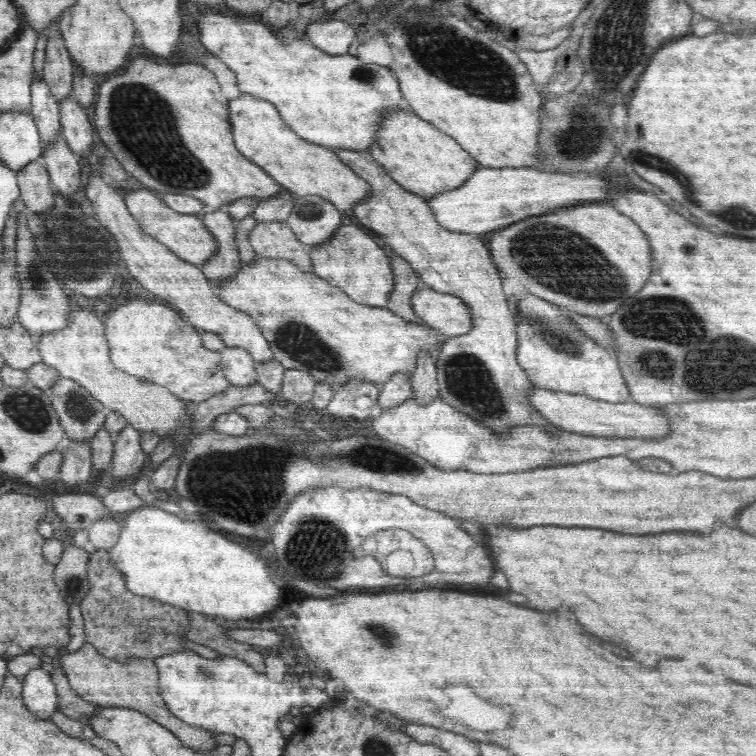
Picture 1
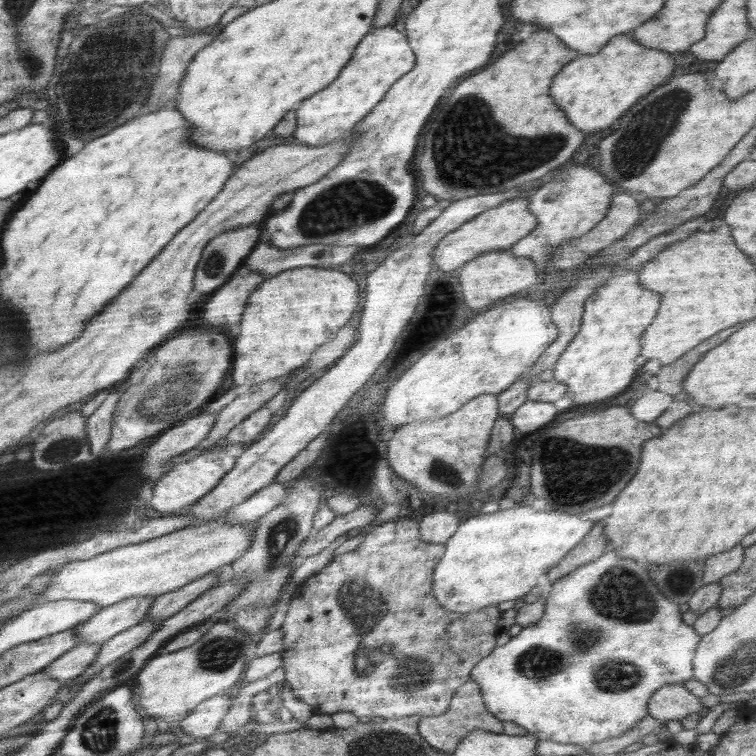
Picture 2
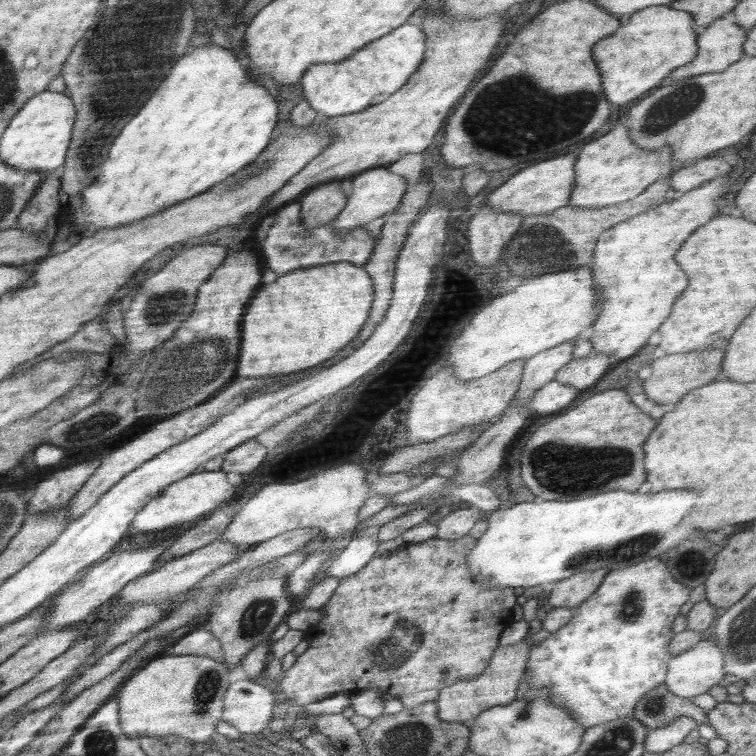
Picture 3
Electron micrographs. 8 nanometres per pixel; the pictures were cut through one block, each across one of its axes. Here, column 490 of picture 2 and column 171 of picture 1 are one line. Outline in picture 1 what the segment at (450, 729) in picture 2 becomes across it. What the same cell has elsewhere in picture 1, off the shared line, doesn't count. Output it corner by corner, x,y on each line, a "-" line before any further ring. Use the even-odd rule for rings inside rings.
85,641
74,652
60,651
59,662
60,668
68,677
70,686
78,696
88,703
92,703
96,707
130,708
141,712
173,732
184,746
194,751
200,751
202,754
209,755
213,749
218,747
214,740
214,732
186,724
168,710
158,692
158,667
153,660
138,657
130,657
125,661
110,659
110,657
98,653
92,644

